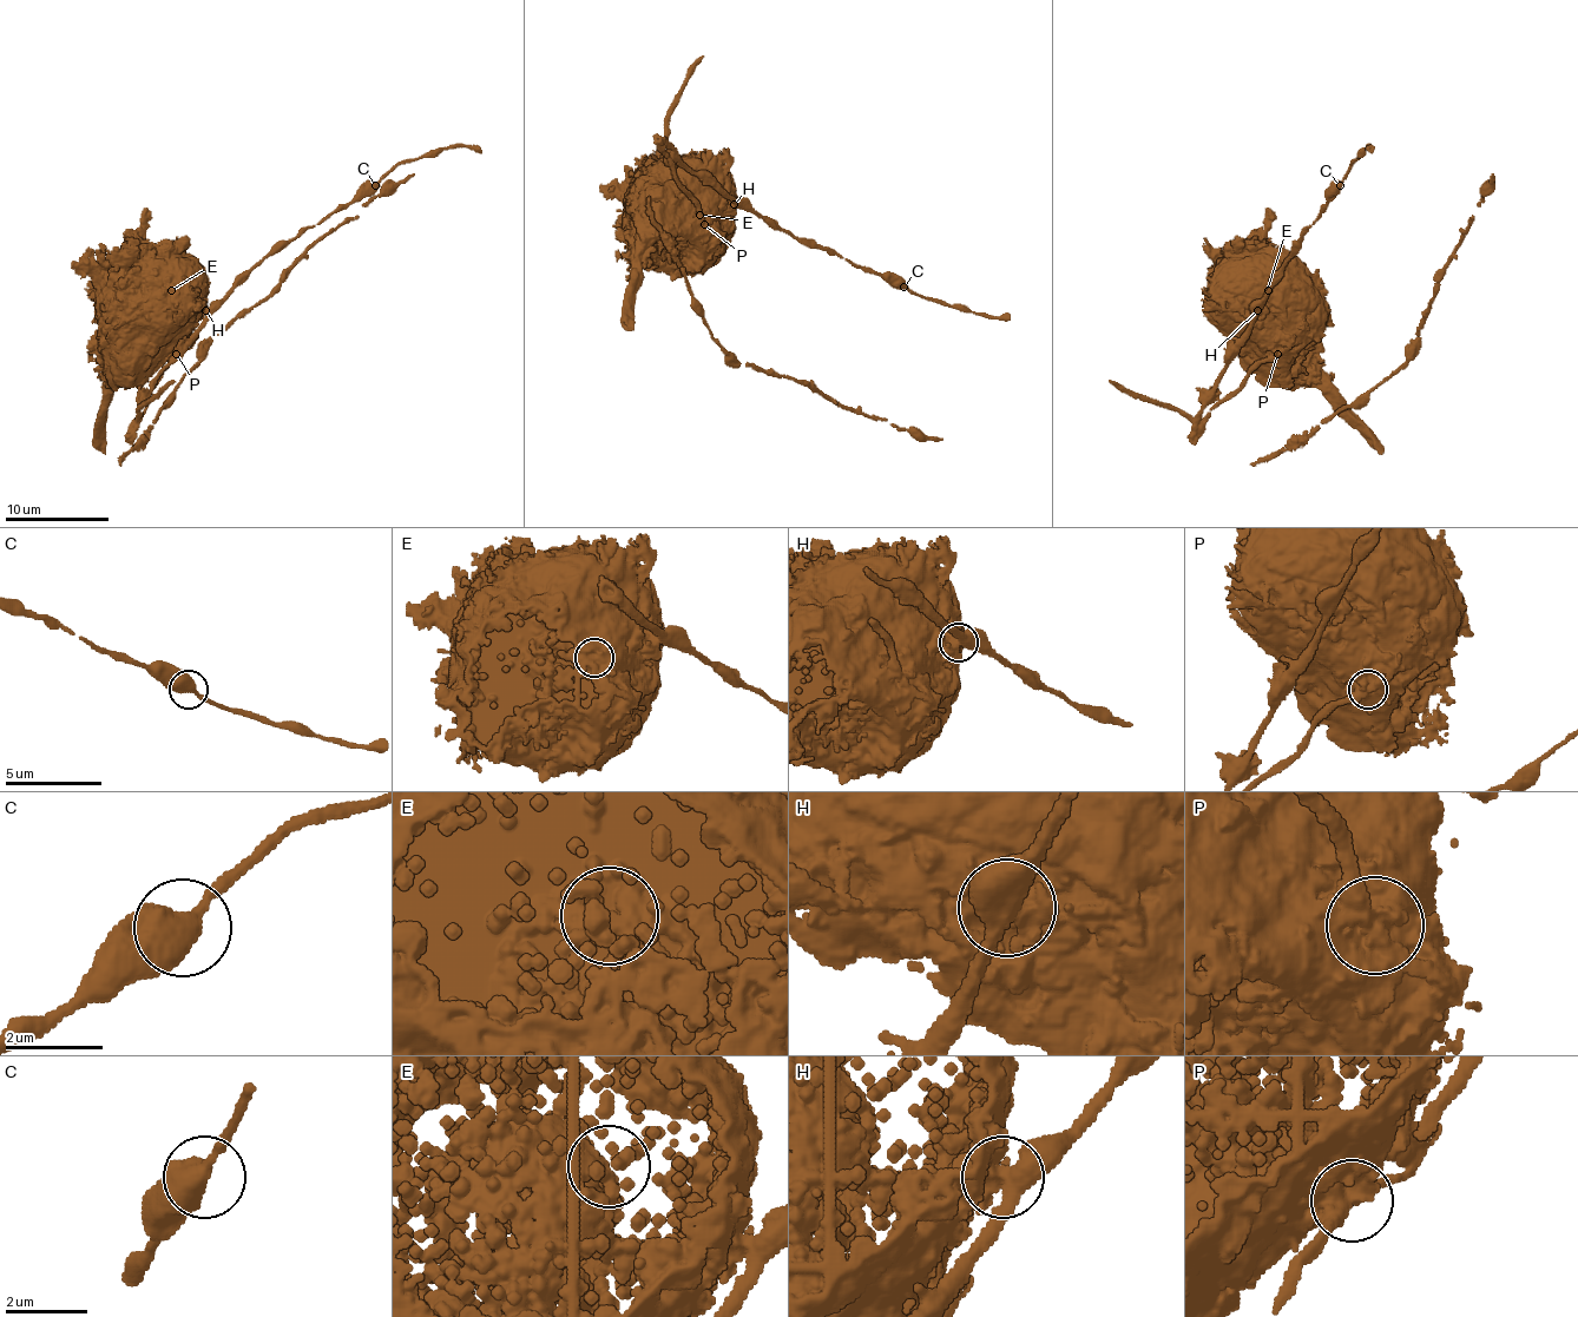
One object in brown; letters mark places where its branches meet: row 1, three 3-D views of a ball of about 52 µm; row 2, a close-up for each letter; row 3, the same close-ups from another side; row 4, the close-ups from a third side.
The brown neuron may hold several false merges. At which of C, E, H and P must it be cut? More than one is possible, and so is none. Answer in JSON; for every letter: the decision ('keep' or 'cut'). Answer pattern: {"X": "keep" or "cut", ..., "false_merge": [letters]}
{"C": "keep", "E": "keep", "H": "cut", "P": "cut", "false_merge": ["H", "P"]}

